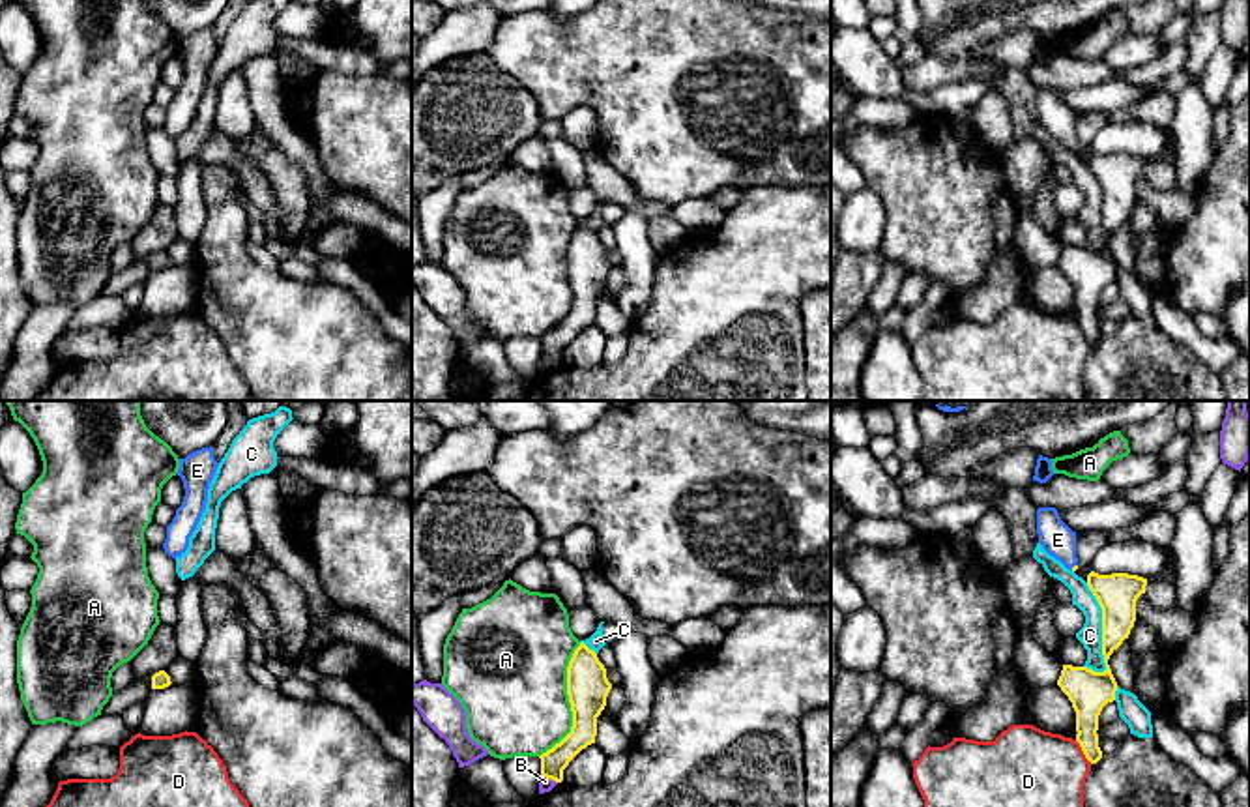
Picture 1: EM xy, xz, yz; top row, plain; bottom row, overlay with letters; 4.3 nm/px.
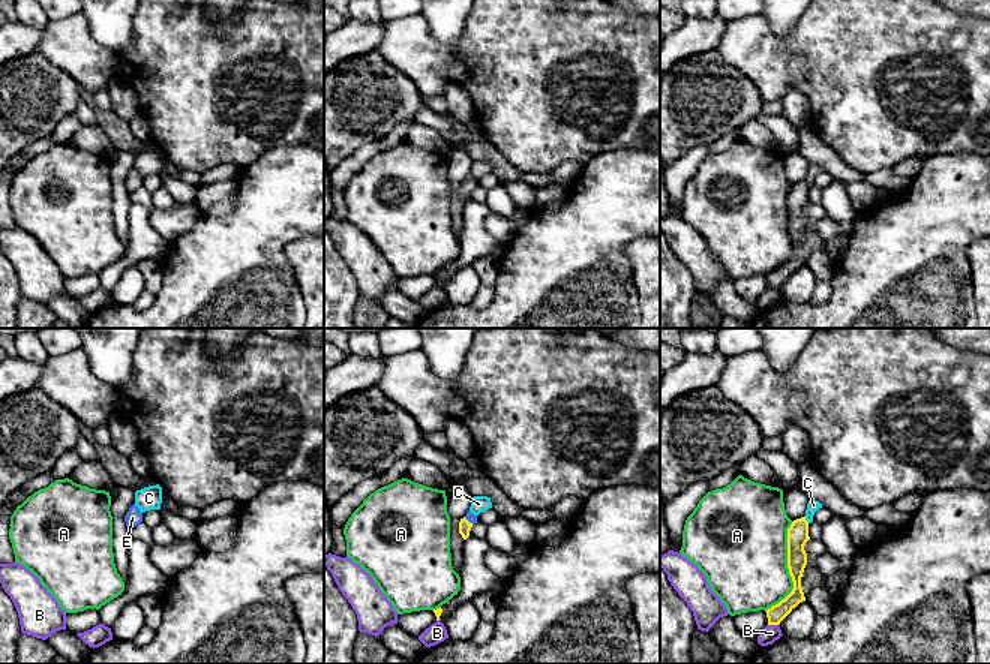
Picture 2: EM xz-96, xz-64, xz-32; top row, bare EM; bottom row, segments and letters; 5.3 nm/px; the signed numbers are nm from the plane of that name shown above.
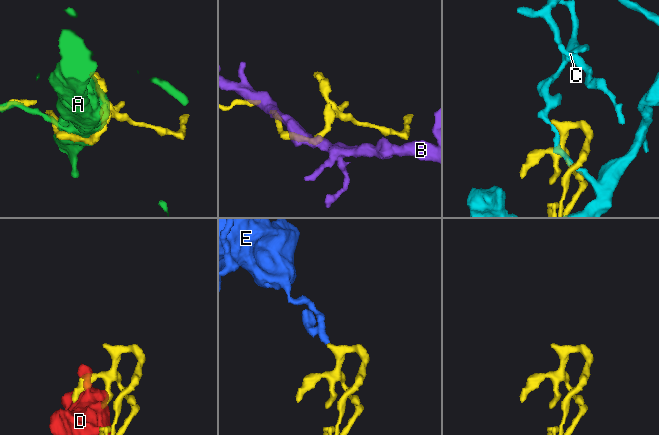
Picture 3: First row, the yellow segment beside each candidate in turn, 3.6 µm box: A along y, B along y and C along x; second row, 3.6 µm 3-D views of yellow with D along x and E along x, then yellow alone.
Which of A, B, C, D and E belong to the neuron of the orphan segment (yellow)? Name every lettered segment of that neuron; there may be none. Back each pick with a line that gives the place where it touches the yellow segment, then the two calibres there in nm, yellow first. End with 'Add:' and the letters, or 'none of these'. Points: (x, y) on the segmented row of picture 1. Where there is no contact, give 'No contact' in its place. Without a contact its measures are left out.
E: Touches yellow at yz (1073, 568). Thickness 20 nm (yellow) against 150 nm
Add: E

